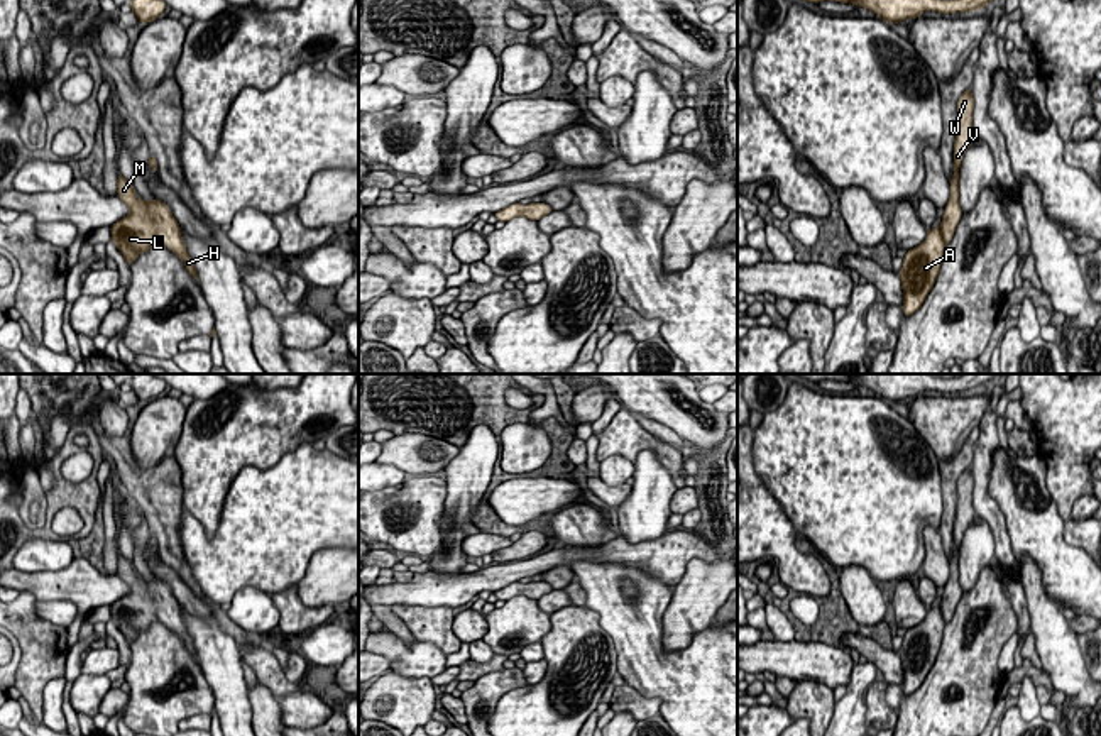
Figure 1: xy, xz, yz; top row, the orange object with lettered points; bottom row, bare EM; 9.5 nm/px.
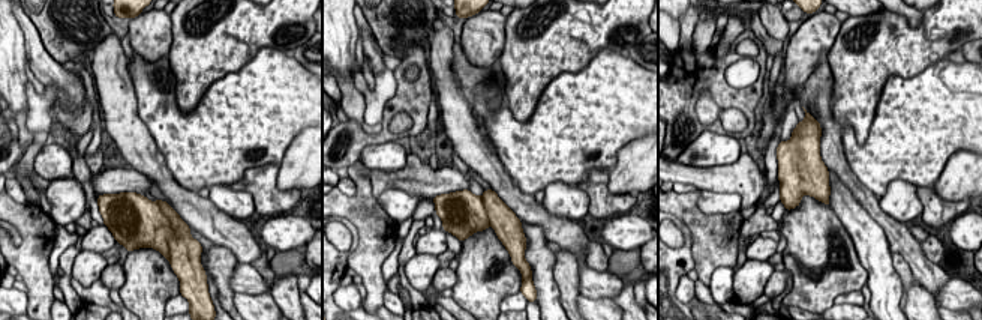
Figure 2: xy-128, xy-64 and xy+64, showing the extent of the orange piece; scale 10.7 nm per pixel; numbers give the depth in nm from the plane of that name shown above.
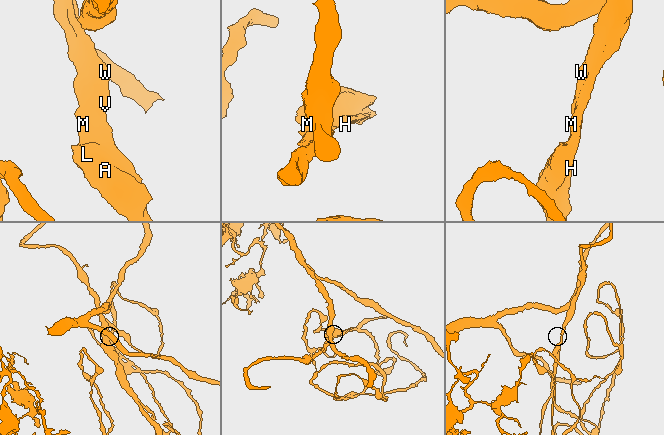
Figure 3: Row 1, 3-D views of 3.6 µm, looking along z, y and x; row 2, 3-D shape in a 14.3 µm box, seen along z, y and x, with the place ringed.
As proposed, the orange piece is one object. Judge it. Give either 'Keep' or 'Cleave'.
Keep

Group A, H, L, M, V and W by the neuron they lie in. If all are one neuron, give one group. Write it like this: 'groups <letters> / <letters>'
groups A H L M V W

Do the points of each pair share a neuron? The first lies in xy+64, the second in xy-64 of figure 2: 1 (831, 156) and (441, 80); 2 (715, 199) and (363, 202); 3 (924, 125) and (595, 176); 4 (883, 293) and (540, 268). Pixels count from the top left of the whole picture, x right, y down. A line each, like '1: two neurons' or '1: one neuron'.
1: two neurons
2: two neurons
3: two neurons
4: one neuron

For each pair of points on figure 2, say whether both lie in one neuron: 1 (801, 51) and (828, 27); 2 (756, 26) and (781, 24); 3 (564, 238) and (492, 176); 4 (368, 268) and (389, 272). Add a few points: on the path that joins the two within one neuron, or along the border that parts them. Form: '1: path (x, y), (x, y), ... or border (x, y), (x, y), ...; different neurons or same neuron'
1: path (807, 45), (822, 30); same neuron
2: border (757, 15), (762, 26), (781, 42); different neurons
3: path (546, 221), (531, 212), (510, 193); same neuron
4: border (396, 238), (395, 248), (383, 265), (383, 304); different neurons

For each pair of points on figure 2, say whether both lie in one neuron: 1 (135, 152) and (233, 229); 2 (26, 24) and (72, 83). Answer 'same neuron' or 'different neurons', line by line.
1: same neuron
2: same neuron

